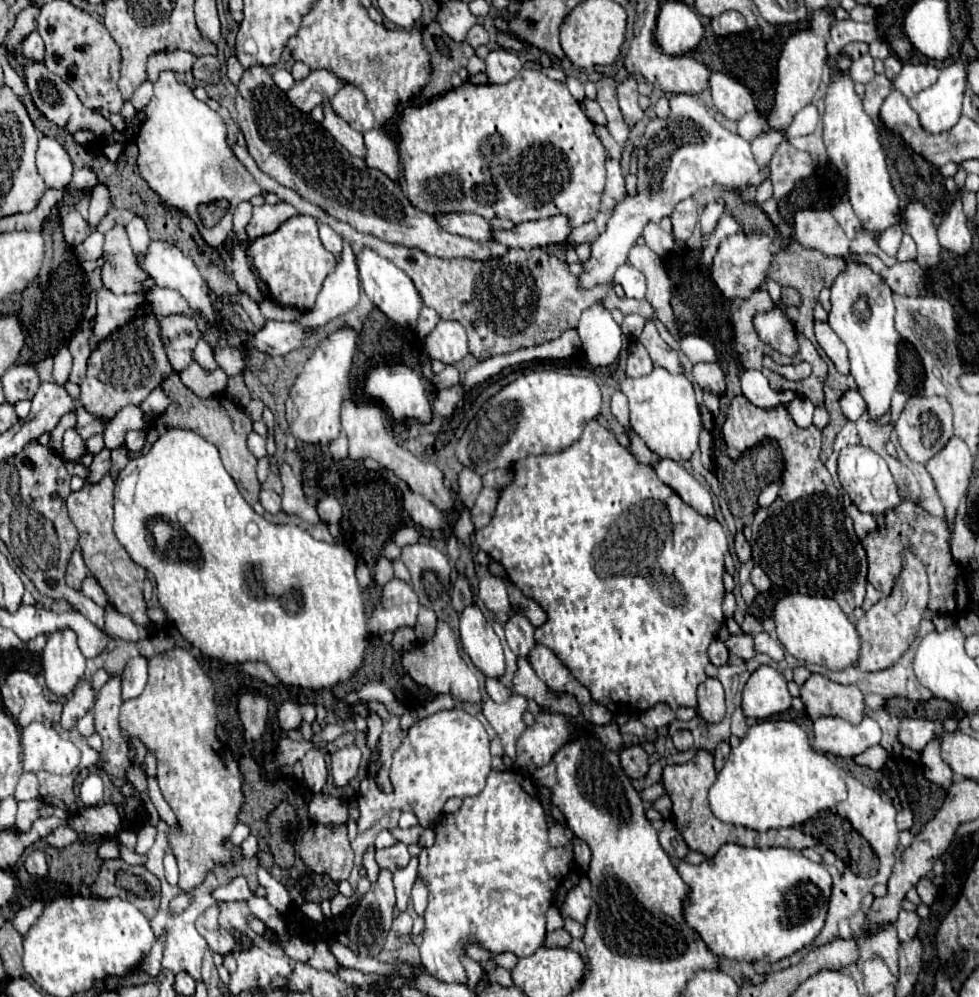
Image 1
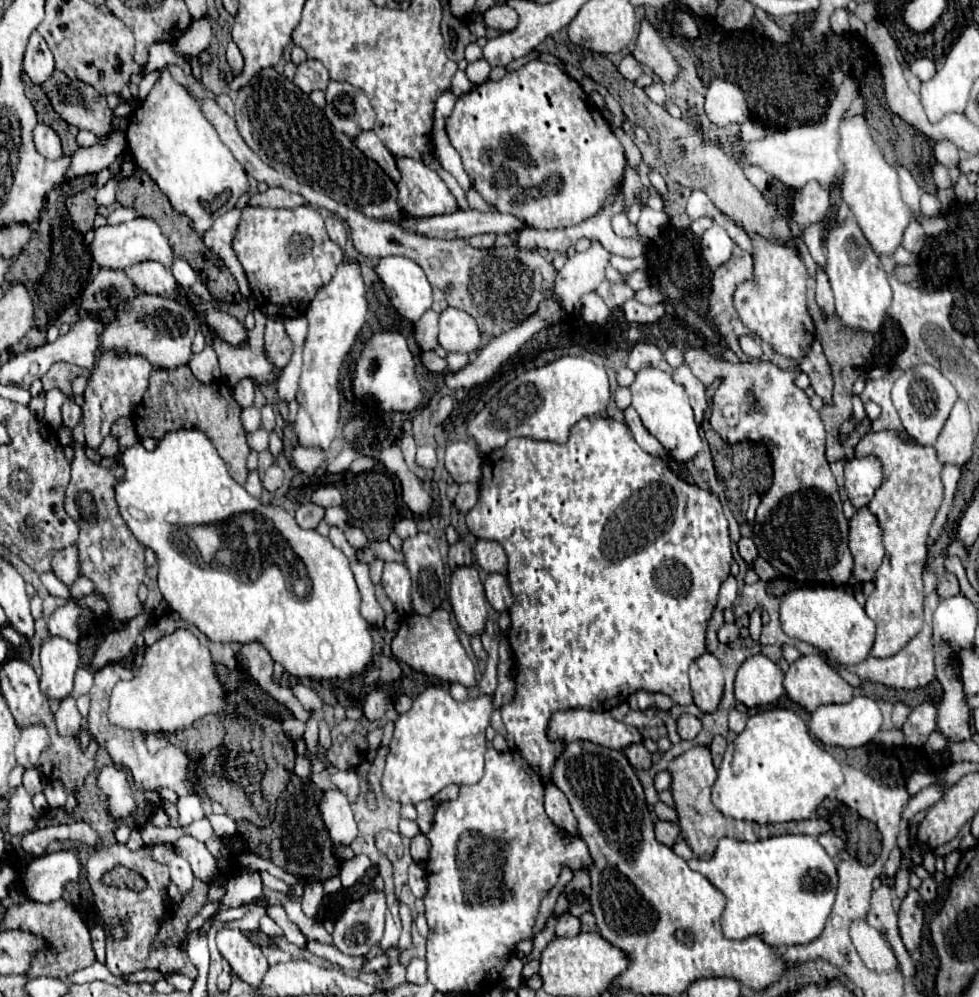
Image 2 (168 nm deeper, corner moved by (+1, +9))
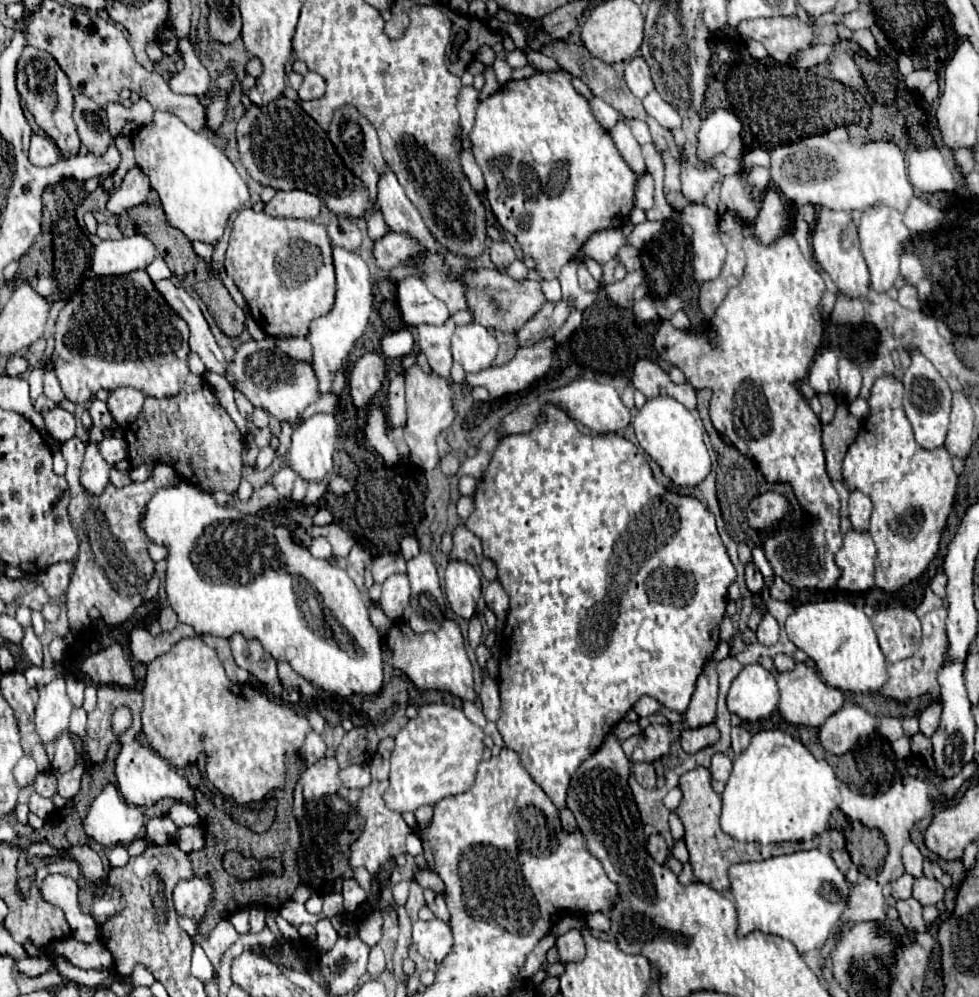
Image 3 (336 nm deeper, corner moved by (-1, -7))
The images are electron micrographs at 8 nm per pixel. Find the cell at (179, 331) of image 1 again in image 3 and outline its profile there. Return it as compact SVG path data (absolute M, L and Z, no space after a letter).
M135 270L121 276L99 276L85 280L59 312L55 322L55 352L45 370L55 370L63 392L73 392L77 404L91 400L99 388L113 392L121 386L135 388L145 396L169 398L179 394L189 374L187 338L189 330L185 320L165 302L145 270Z

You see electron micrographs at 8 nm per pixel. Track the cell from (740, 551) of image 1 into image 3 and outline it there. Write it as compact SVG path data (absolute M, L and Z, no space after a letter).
M747 564L747 566L745 566L745 582L747 582L747 588L749 588L753 594L763 590L763 576L761 576L761 572L759 572L753 564Z

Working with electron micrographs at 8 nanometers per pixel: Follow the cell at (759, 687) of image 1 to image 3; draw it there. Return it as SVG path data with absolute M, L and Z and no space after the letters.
M747 664L731 682L727 708L741 720L755 722L777 710L777 700L779 690L775 676L761 664Z

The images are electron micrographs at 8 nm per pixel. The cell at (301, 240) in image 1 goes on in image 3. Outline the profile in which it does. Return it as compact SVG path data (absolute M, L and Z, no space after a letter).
M243 208L233 220L225 268L247 300L253 320L269 336L303 338L309 334L311 320L333 308L331 244L325 226L313 220L277 218L265 214L265 210Z

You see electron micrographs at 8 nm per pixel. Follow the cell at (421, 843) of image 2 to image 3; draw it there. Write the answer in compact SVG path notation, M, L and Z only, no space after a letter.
M415 868L415 880L417 880L423 888L433 888L433 890L439 892L439 894L445 892L445 884L443 884L443 880L439 878L439 874L437 874L437 872L431 872L429 868L425 868L425 870L417 870L417 868Z

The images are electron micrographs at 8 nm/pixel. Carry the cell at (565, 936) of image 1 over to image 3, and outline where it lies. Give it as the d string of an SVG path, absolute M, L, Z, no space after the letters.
M569 930L557 938L557 954L563 964L579 962L585 958L585 942L579 930Z

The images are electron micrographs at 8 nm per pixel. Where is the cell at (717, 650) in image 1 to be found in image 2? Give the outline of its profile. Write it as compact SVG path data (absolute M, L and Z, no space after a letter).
M723 624L721 630L719 630L719 642L721 644L729 644L729 642L735 642L739 638L739 628L737 624Z

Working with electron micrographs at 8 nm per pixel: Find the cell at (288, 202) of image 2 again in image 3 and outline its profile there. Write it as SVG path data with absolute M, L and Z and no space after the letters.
M279 190L273 200L265 206L265 212L269 212L271 216L297 216L315 220L321 214L321 208L323 200L315 194L309 194L305 190Z

